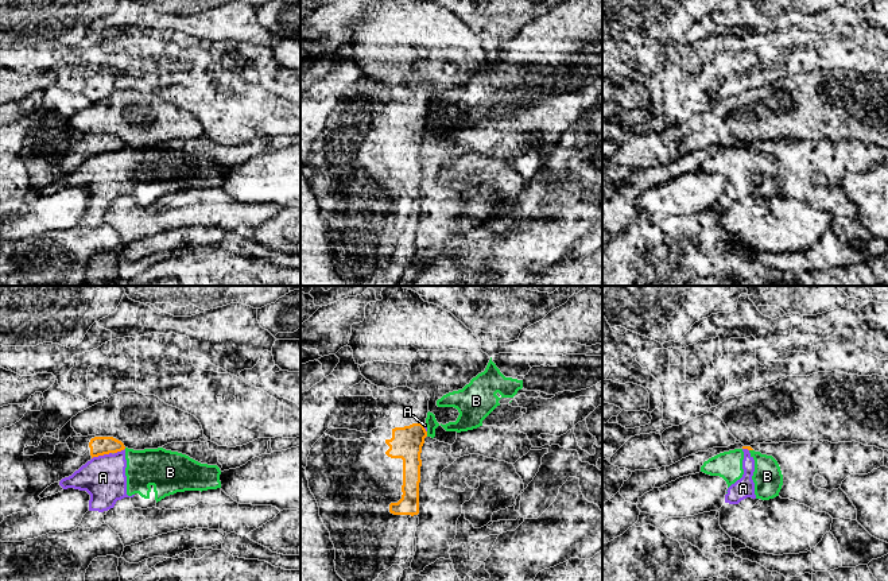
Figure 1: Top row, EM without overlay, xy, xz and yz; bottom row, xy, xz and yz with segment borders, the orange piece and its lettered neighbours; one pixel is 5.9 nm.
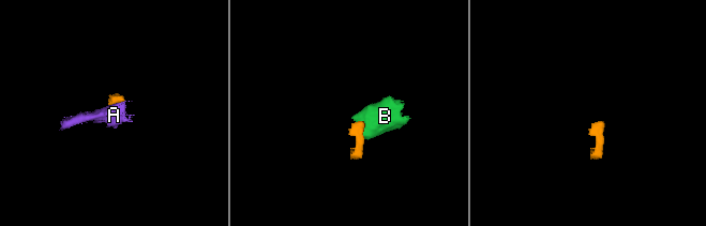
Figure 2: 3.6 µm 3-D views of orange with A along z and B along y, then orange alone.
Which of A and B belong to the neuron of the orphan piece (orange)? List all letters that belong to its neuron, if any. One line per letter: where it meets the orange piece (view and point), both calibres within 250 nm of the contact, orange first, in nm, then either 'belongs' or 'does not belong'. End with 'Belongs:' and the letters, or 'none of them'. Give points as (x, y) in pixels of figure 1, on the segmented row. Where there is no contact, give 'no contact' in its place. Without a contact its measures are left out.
A: contact xy (101, 454); calibres 110 and 260 nm; does not belong
B: contact xz (426, 434); calibres 190 and 70 nm; does not belong
Belongs: none of them

